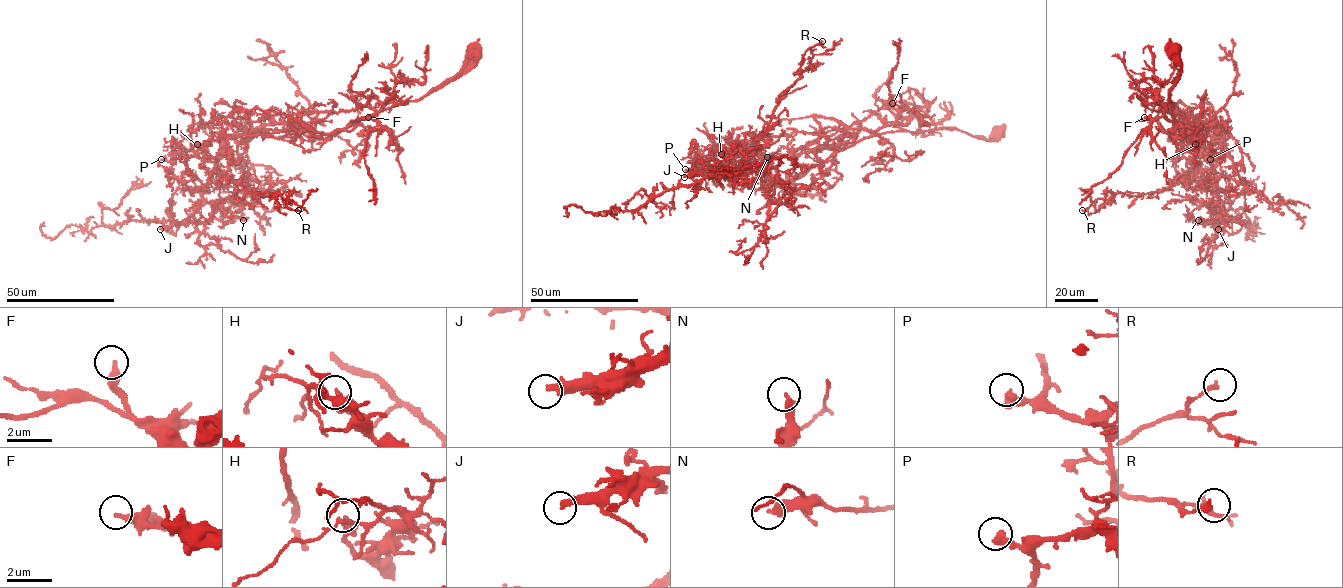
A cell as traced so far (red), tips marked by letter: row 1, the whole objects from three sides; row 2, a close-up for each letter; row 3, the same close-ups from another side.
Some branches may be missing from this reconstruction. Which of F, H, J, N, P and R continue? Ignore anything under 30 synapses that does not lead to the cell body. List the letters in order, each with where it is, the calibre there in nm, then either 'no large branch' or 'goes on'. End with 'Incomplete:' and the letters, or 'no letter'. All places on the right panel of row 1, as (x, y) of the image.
F: place (1144, 117); calibre 320 nm; no large branch
H: place (1195, 144); calibre 400 nm; no large branch
J: place (1218, 229); calibre 360 nm; goes on
N: place (1198, 220); calibre 400 nm; no large branch
P: place (1210, 159); calibre 420 nm; no large branch
R: place (1082, 210); calibre 200 nm; no large branch
Incomplete: J

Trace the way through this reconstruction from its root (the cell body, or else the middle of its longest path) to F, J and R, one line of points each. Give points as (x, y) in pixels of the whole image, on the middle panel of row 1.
F: (997, 133), (986, 140), (956, 129), (890, 132), (834, 152), (847, 128), (891, 125), (892, 103)
J: (997, 133), (988, 140), (956, 129), (877, 134), (787, 181), (751, 171), (726, 177), (684, 177)
R: (997, 133), (877, 134), (787, 181), (740, 171), (822, 41)

